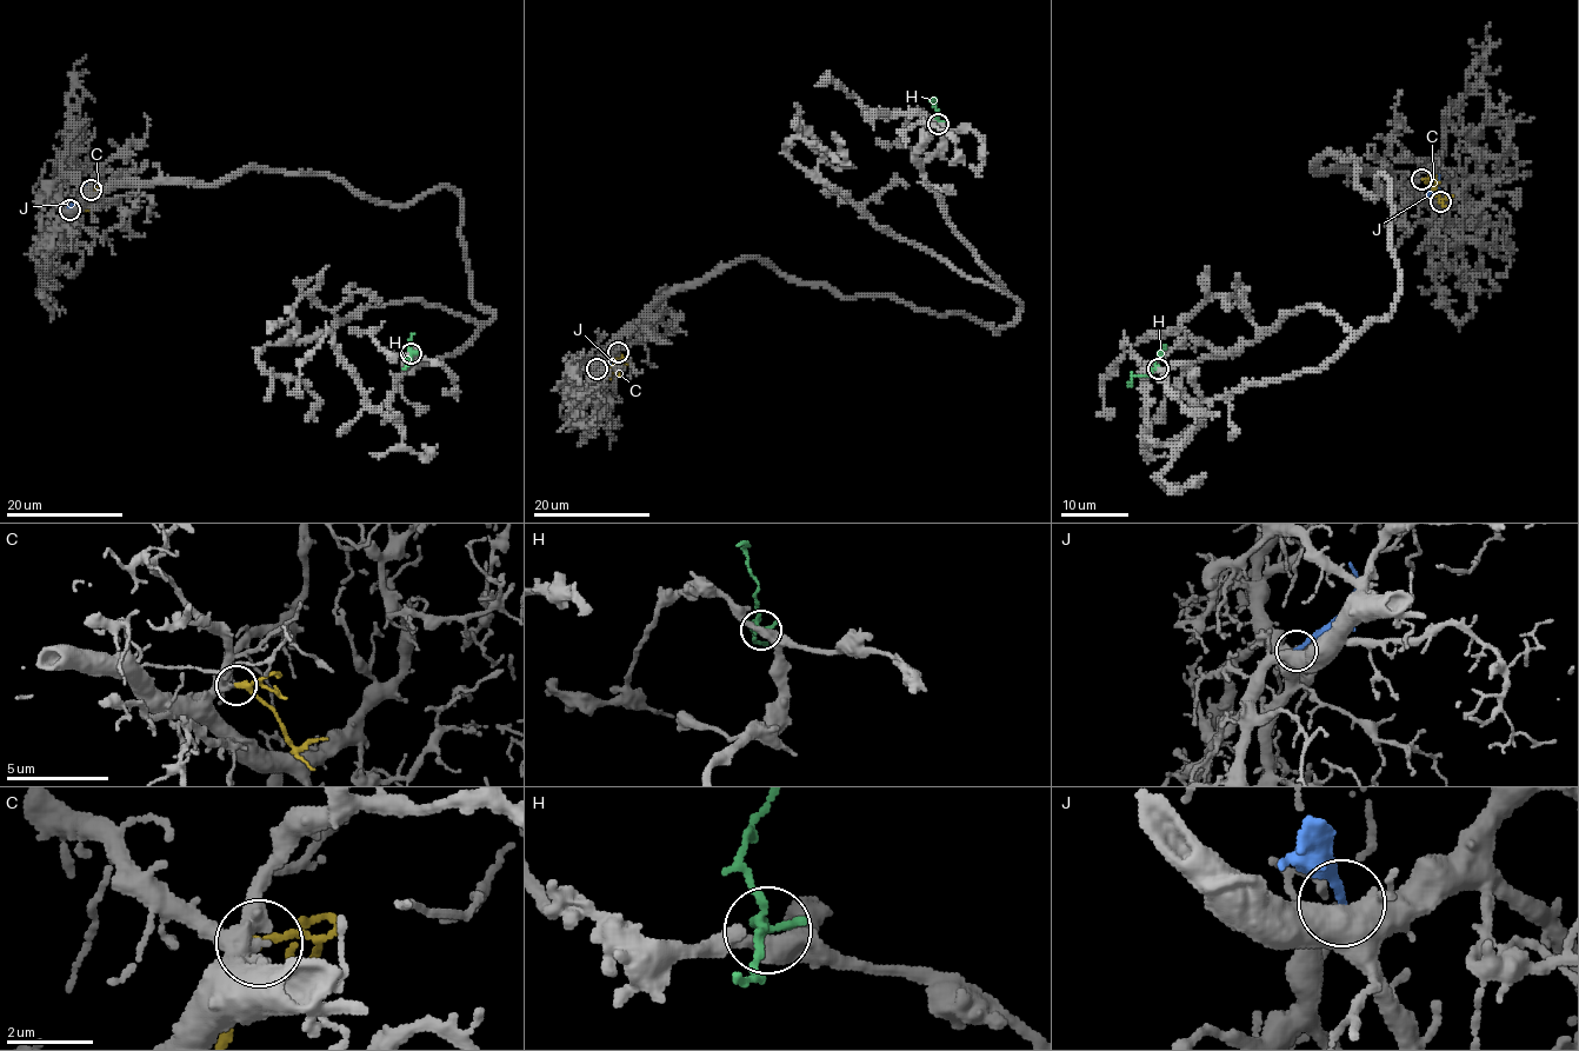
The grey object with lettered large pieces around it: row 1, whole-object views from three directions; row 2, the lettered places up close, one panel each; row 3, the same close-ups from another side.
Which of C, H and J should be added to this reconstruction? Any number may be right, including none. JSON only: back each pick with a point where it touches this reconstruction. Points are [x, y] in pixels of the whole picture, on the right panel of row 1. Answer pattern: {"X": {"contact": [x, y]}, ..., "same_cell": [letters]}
{"C": {"contact": [1421, 179]}, "same_cell": ["C"]}

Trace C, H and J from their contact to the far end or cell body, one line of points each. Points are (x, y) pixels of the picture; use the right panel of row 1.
C: (1421, 180), (1448, 207)
H: (1159, 367), (1152, 367), (1144, 376), (1133, 374), (1130, 385)
J: (1440, 201), (1434, 171)

